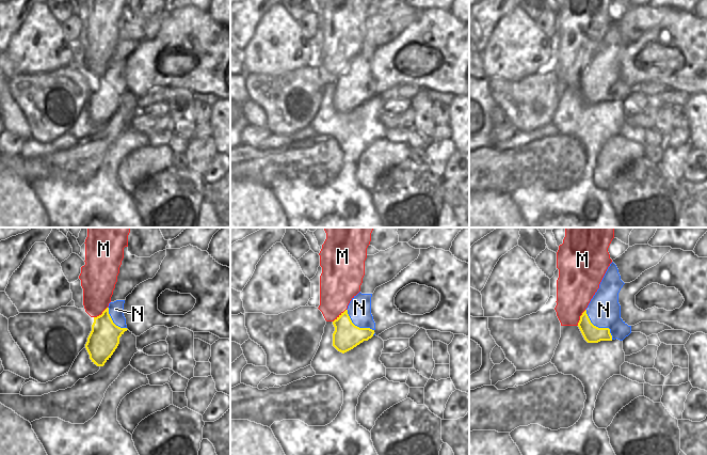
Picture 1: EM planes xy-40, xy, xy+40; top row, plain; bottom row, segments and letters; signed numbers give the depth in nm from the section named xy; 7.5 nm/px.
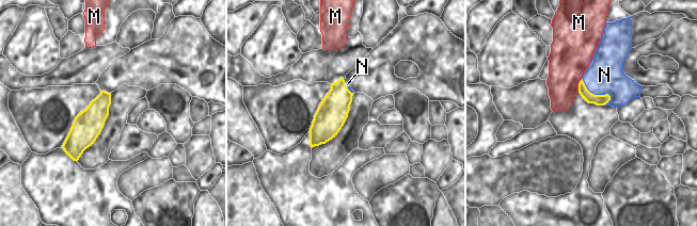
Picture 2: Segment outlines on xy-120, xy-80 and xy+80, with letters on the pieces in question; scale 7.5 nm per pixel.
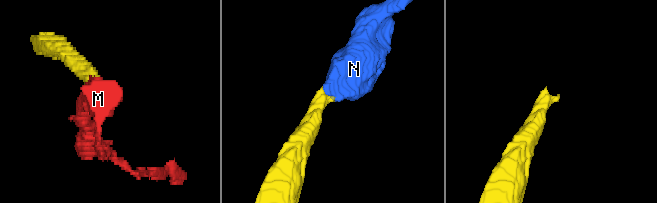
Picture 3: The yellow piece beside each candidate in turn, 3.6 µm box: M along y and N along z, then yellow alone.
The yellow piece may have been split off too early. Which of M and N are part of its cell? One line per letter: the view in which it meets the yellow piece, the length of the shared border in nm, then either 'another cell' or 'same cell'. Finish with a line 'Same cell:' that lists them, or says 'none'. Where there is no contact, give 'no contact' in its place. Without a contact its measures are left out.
M: meets yellow in xy; contact 140 nm long; another cell
N: meets yellow in xy+40; contact 300 nm long; same cell
Same cell: N

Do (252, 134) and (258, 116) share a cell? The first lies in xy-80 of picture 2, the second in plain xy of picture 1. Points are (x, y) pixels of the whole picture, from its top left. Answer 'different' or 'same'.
same

